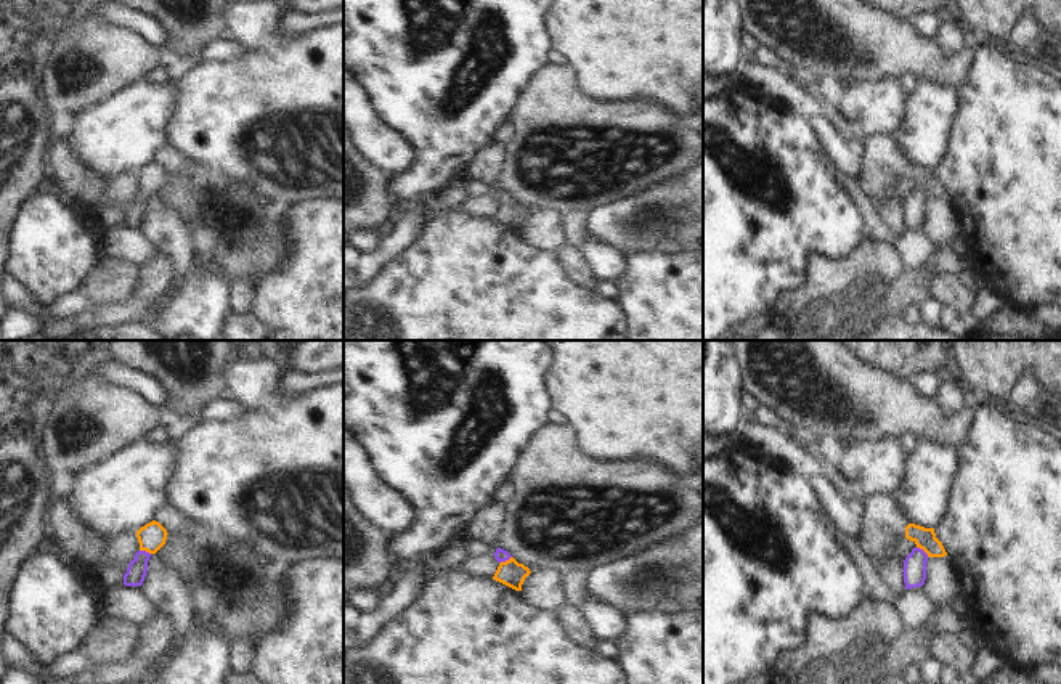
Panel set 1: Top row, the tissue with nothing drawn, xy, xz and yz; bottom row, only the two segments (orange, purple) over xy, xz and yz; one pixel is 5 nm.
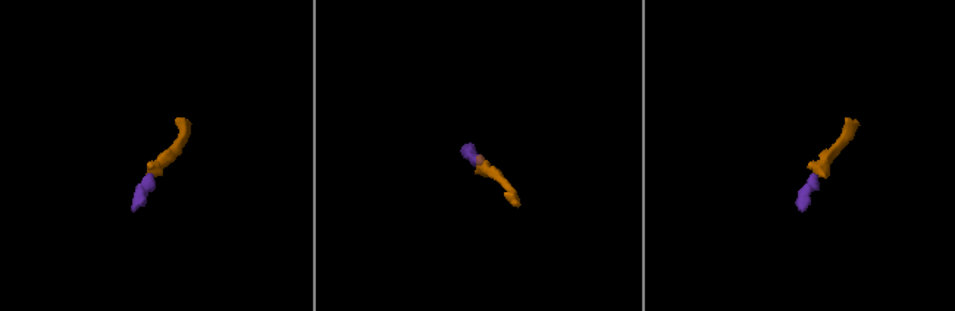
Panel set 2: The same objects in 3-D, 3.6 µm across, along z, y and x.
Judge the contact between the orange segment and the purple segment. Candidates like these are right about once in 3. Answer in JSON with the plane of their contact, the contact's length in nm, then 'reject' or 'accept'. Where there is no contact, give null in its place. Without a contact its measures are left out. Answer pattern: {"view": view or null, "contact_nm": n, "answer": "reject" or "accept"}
{"view": "yz", "contact_nm": 80, "answer": "accept"}

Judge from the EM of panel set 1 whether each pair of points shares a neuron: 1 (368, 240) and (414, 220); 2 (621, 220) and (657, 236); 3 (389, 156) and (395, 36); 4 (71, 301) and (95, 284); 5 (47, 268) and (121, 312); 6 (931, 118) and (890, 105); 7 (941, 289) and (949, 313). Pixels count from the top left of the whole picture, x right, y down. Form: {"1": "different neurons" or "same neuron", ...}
{"1": "different neurons", "2": "same neuron", "3": "different neurons", "4": "different neurons", "5": "different neurons", "6": "different neurons", "7": "different neurons"}

